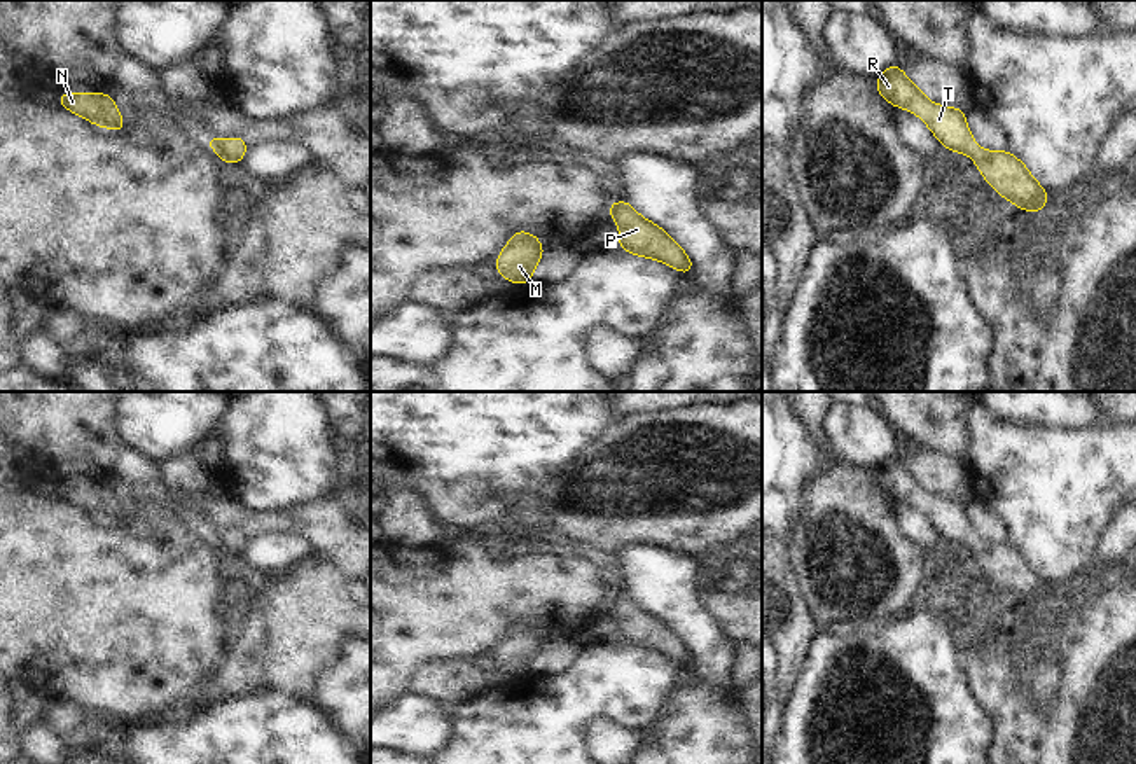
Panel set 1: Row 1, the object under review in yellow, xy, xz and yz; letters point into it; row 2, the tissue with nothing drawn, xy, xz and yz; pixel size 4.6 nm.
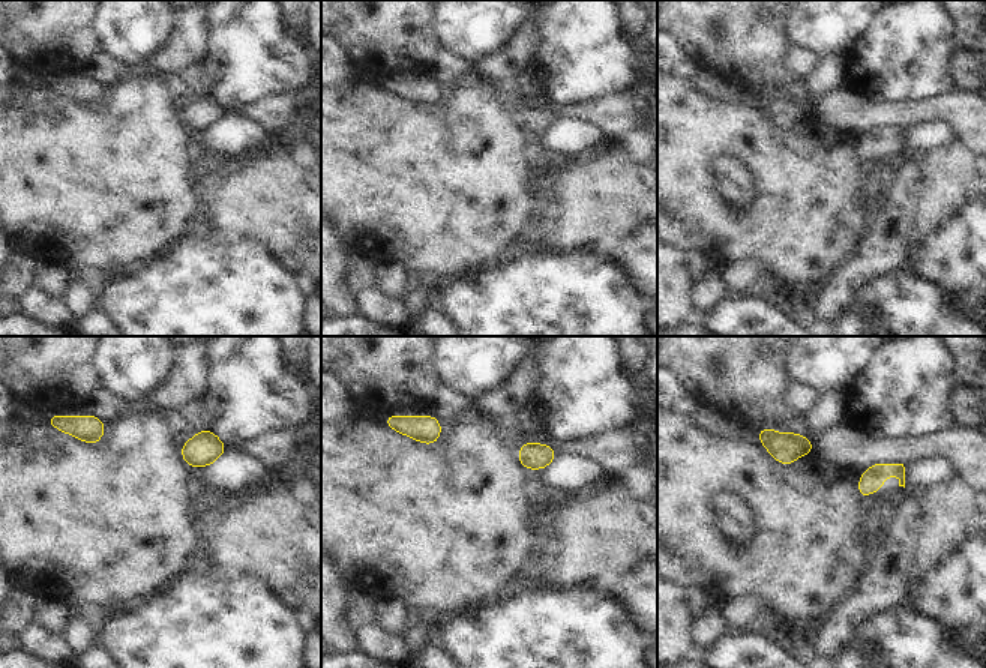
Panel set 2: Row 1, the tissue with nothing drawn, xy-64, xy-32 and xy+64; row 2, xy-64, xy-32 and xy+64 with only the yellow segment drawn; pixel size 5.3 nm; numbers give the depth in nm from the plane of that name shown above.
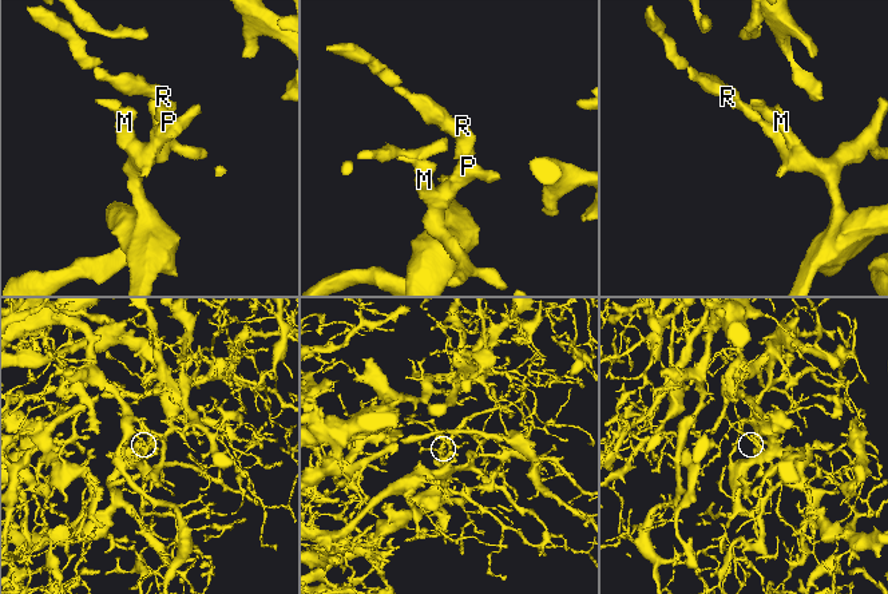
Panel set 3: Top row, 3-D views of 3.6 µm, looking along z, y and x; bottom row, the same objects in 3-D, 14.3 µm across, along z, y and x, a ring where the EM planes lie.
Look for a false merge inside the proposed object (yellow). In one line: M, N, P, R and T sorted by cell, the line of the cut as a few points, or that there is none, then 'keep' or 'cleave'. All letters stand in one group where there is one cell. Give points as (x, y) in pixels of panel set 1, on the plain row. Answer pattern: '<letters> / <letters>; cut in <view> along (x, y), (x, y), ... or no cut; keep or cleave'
M N P R T; no cut; keep

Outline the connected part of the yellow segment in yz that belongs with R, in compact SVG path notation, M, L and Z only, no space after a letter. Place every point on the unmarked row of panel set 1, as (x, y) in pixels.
M898 456L888 458L877 469L876 479L888 495L919 507L942 538L968 545L979 558L982 570L996 580L996 586L1024 603L1042 603L1045 600L1049 586L1014 545L975 538L975 530L965 514L965 500L932 495Z

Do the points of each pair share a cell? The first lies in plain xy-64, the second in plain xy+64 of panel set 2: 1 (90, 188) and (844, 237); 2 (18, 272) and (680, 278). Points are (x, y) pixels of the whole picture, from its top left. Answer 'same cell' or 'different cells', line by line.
1: same cell
2: different cells

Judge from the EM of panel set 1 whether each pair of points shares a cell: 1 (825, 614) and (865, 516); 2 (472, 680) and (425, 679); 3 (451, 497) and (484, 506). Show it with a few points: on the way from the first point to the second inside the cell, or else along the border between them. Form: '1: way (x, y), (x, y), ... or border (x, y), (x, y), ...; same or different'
1: way (829, 590), (829, 584), (848, 565), (848, 541); same
2: way (460, 680), (437, 679); same
3: way (460, 504), (476, 504); same

